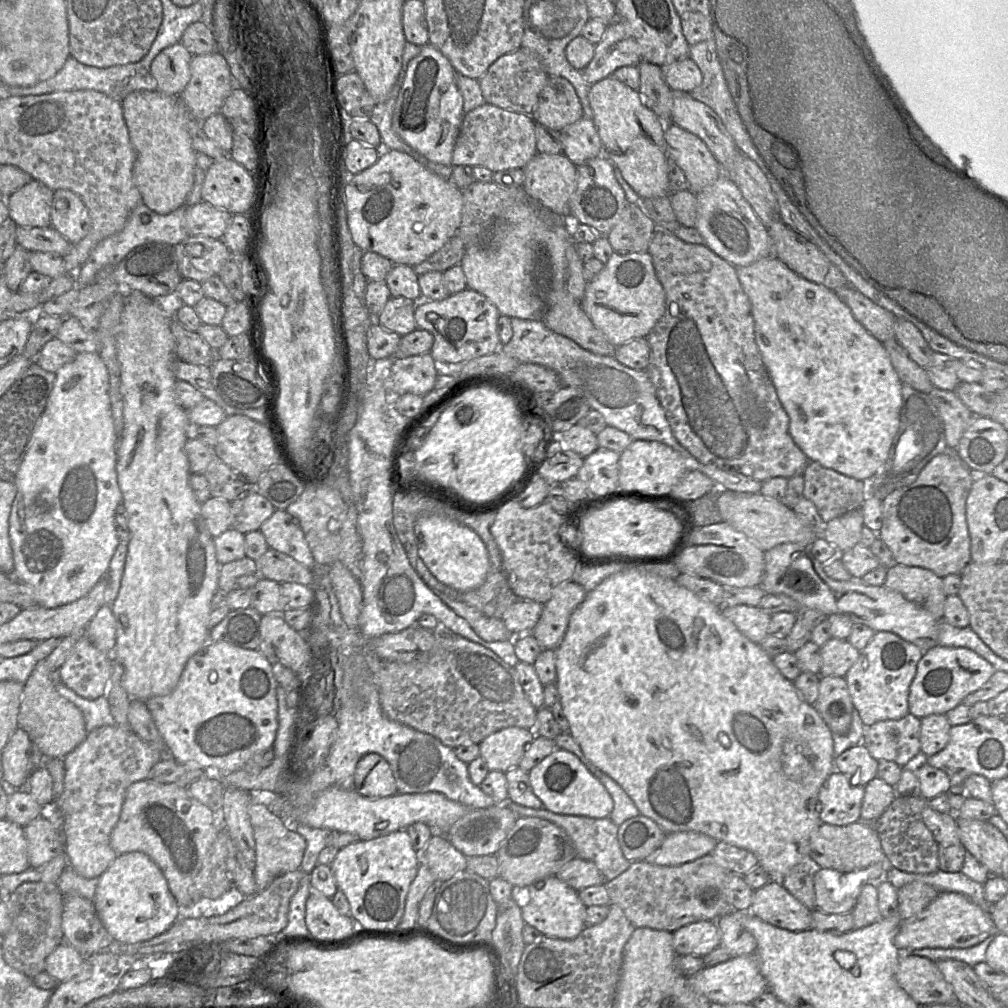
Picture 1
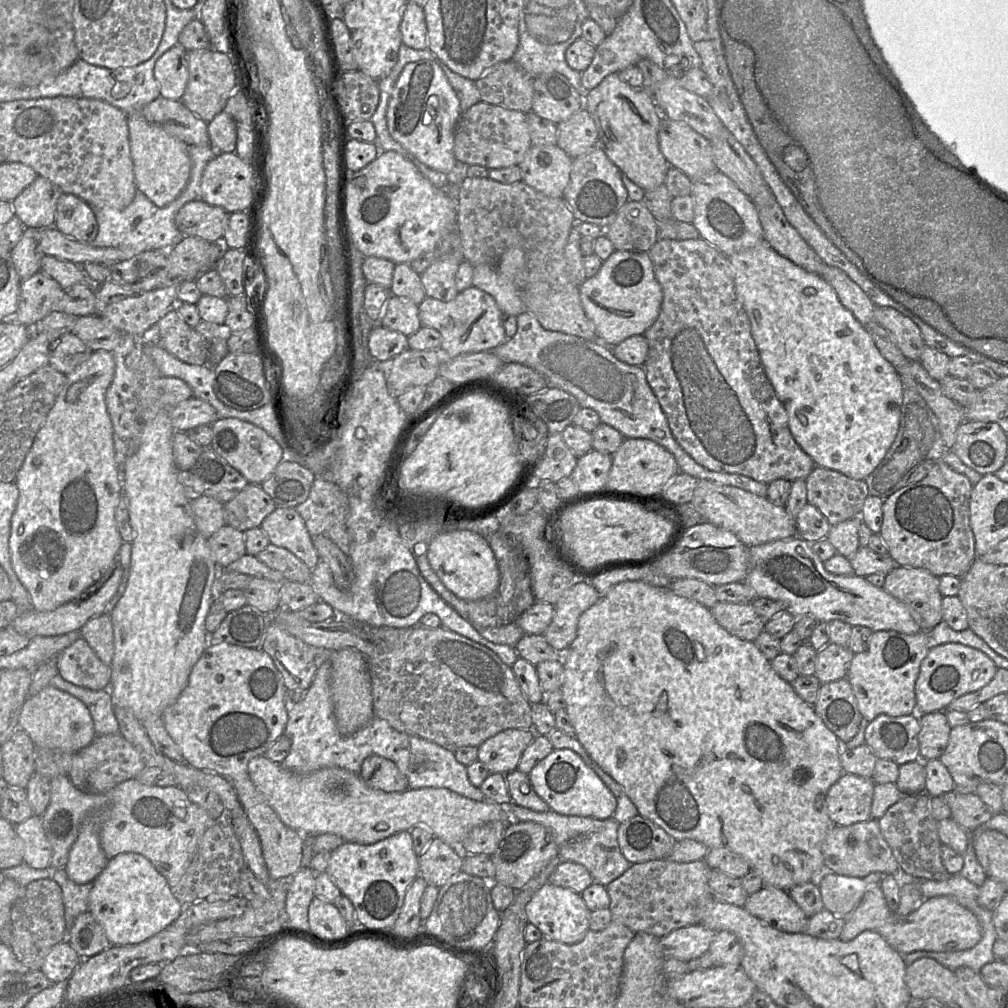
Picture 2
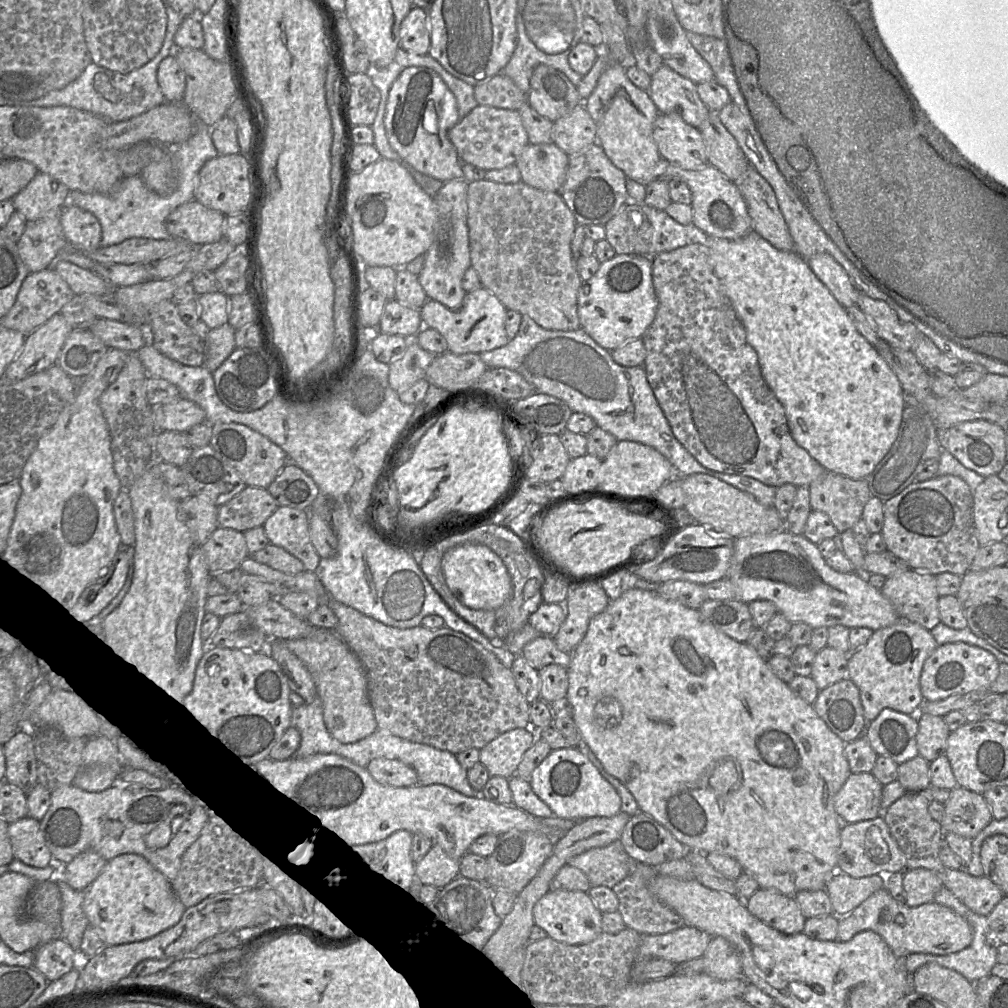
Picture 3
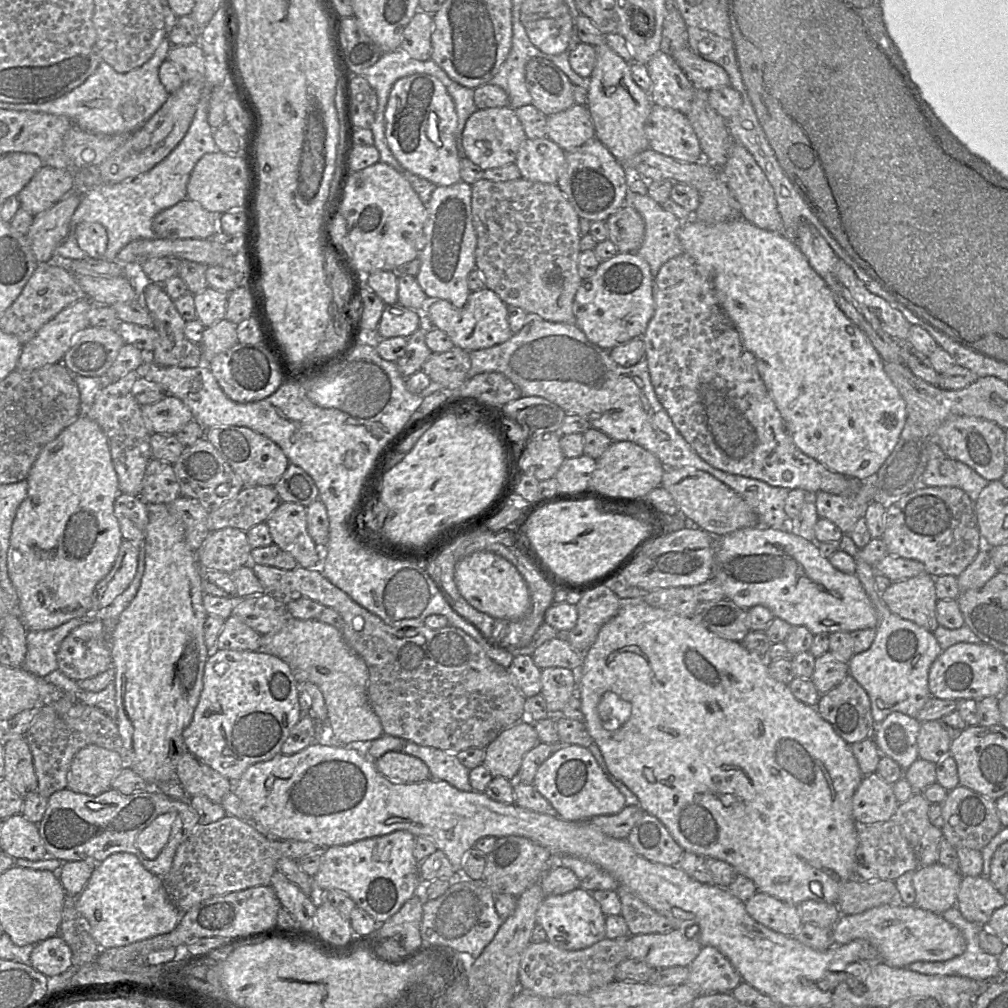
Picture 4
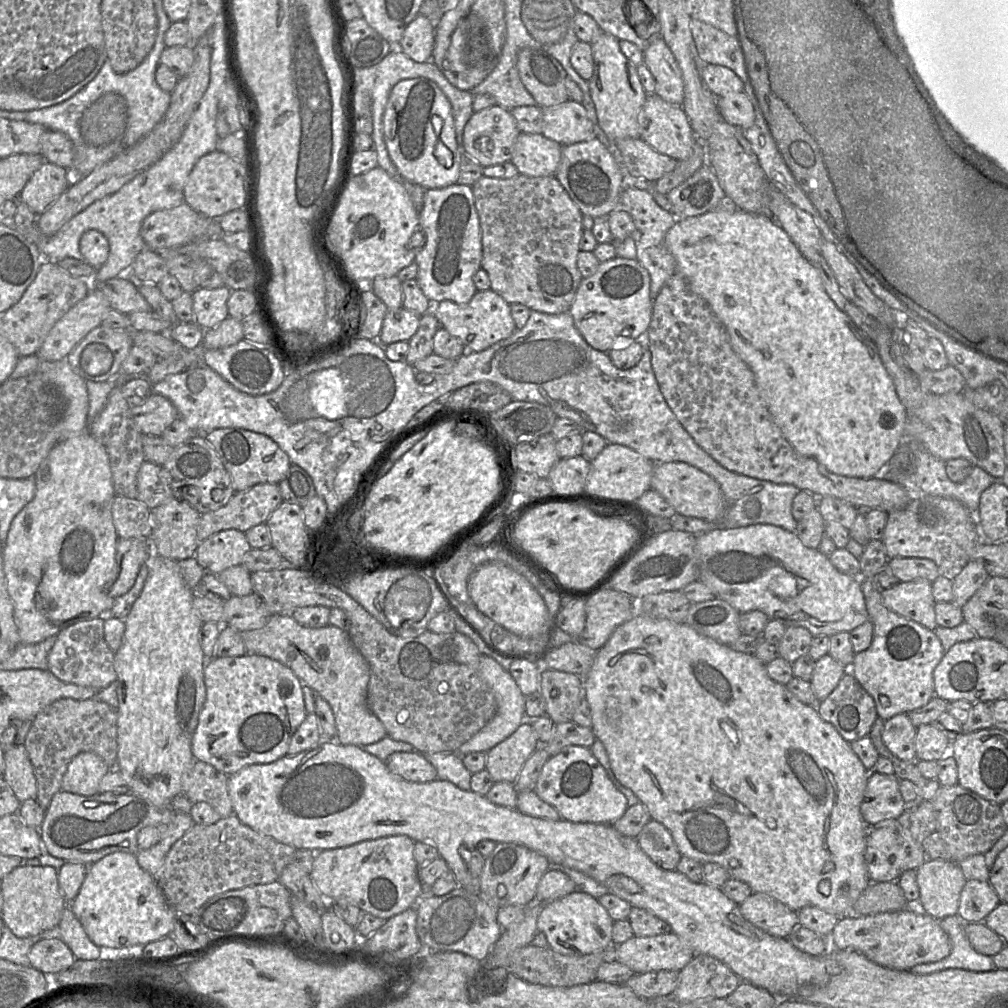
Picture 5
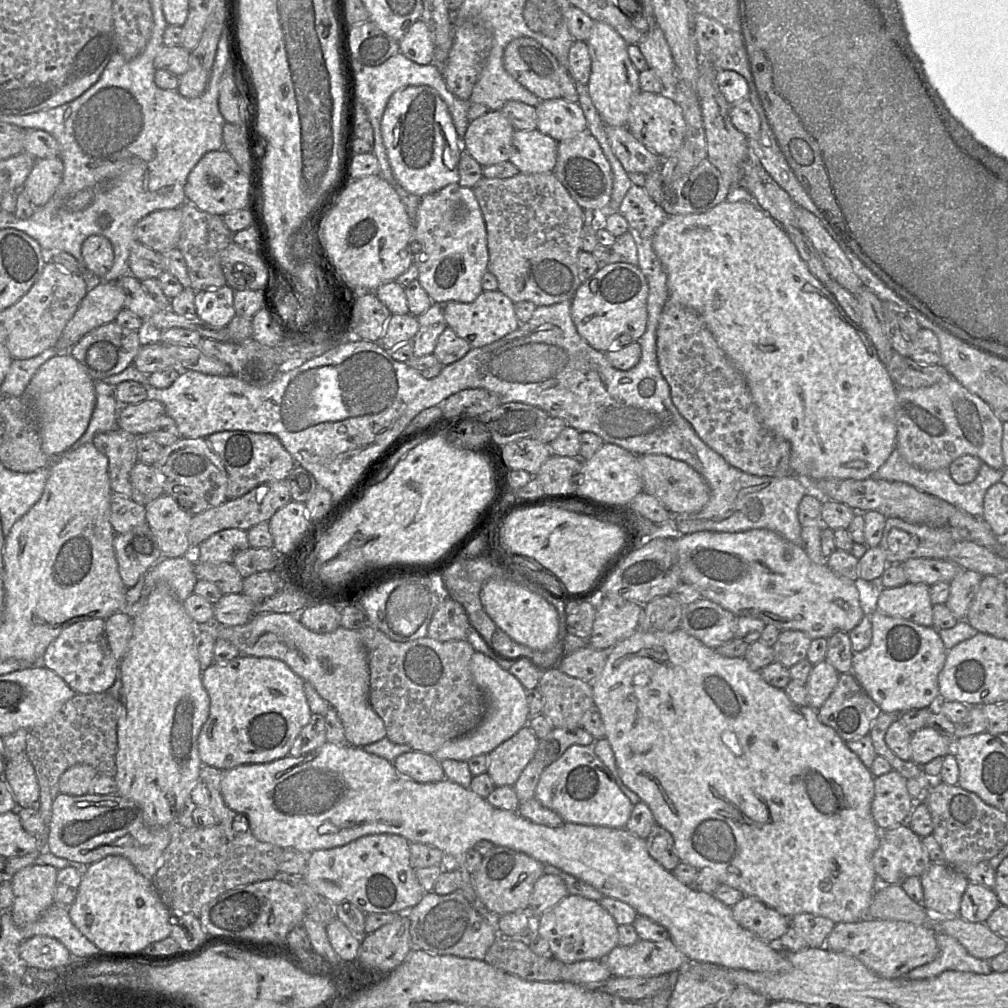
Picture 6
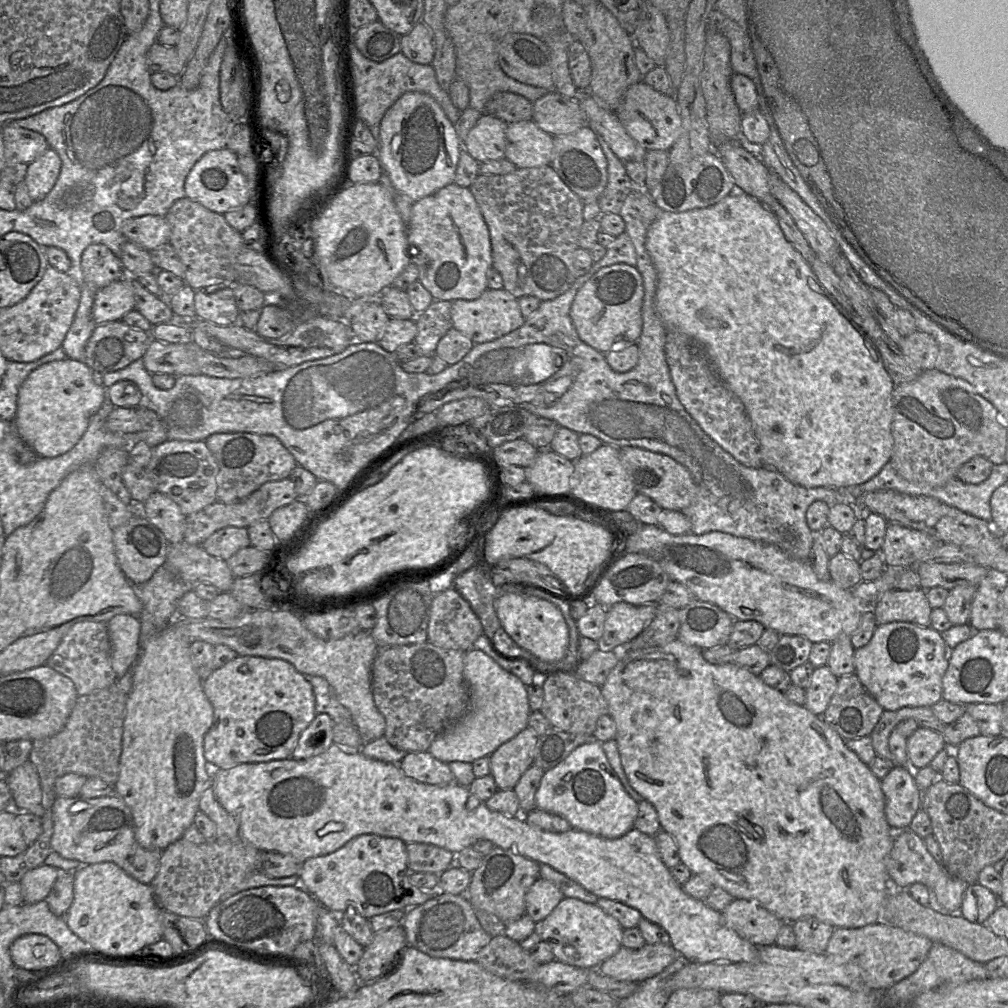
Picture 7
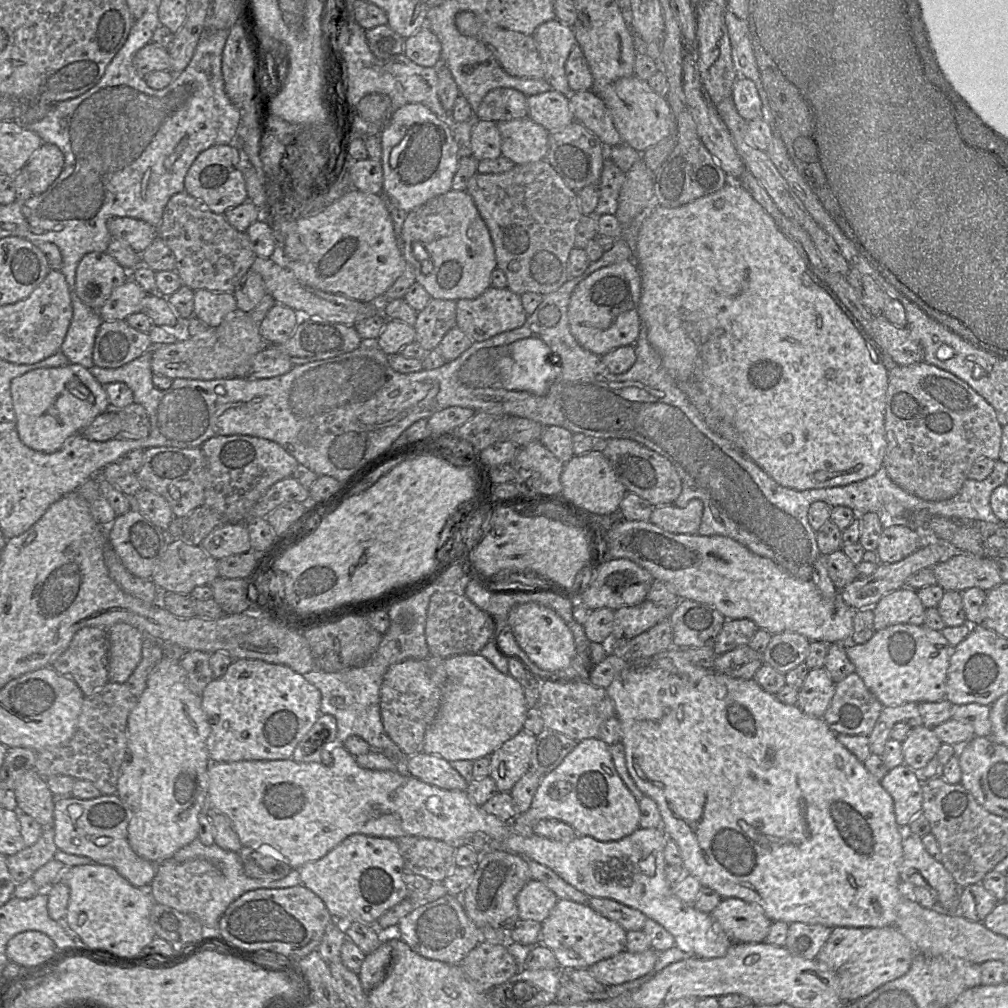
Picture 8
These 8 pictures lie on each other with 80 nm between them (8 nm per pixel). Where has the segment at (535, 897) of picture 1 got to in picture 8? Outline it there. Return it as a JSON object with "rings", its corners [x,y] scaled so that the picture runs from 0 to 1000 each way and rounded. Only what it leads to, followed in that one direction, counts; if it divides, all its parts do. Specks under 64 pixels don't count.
{"rings":[[[554,892],[545,909],[537,915],[536,936],[549,944],[558,962],[583,961],[619,943],[621,925],[613,916],[596,909],[582,897]]]}

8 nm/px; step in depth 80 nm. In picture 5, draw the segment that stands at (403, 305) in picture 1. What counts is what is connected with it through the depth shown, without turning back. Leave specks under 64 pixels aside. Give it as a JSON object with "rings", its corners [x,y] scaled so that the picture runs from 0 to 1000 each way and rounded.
{"rings":[[[401,305],[385,307],[376,334],[380,344],[395,338],[406,338],[417,322],[417,313]]]}

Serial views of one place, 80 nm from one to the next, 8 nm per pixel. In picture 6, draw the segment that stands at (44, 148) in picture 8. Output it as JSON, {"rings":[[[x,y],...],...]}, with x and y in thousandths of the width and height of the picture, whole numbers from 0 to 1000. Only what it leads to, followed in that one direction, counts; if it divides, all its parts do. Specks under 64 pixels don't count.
{"rings":[[[60,156],[36,159],[22,186],[35,206],[45,203],[54,193],[63,176]]]}

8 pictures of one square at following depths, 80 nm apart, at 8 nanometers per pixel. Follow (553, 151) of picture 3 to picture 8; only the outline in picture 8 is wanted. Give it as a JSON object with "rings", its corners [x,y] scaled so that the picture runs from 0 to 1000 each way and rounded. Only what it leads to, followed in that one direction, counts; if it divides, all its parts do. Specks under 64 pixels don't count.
{"rings":[[[524,115],[506,120],[494,120],[497,152],[511,163],[523,163],[541,158],[545,147],[545,131]]]}

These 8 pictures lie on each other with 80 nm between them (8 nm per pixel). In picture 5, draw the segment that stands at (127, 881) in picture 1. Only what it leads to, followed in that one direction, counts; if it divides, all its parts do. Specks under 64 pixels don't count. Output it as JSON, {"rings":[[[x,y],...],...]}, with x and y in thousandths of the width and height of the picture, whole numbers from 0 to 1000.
{"rings":[[[112,845],[87,858],[78,886],[67,898],[89,933],[98,939],[120,941],[145,938],[169,928],[174,920],[175,905],[165,893],[156,872],[144,864],[135,850],[127,845]]]}

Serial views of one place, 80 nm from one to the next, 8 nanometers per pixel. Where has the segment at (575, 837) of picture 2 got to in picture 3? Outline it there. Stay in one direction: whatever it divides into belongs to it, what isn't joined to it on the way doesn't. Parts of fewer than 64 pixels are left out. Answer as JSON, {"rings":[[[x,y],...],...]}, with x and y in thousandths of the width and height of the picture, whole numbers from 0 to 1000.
{"rings":[[[615,833],[610,834],[602,839],[599,840],[592,840],[582,843],[574,848],[566,850],[563,853],[563,857],[565,859],[569,859],[575,862],[583,871],[586,879],[601,879],[603,881],[608,881],[611,877],[616,875],[620,872],[627,864],[628,864],[628,857],[635,856],[629,855],[623,847],[618,842]]]}

